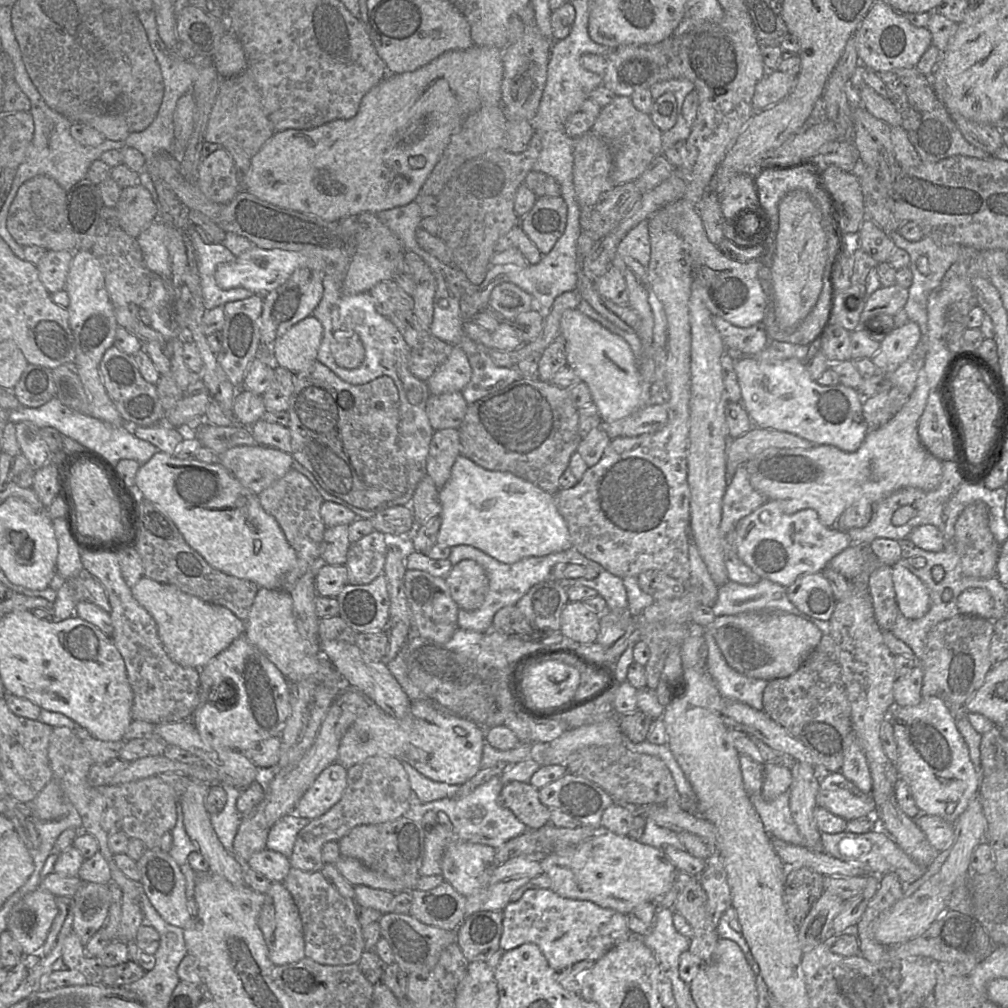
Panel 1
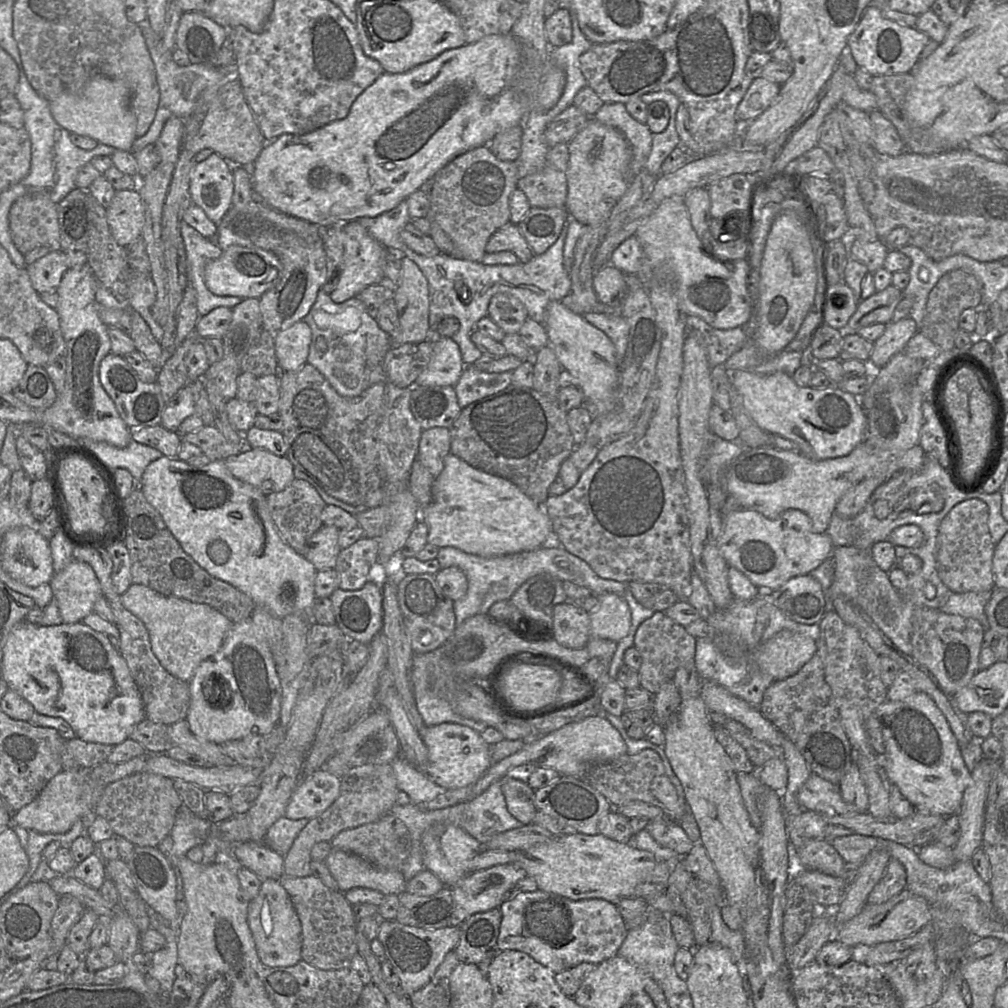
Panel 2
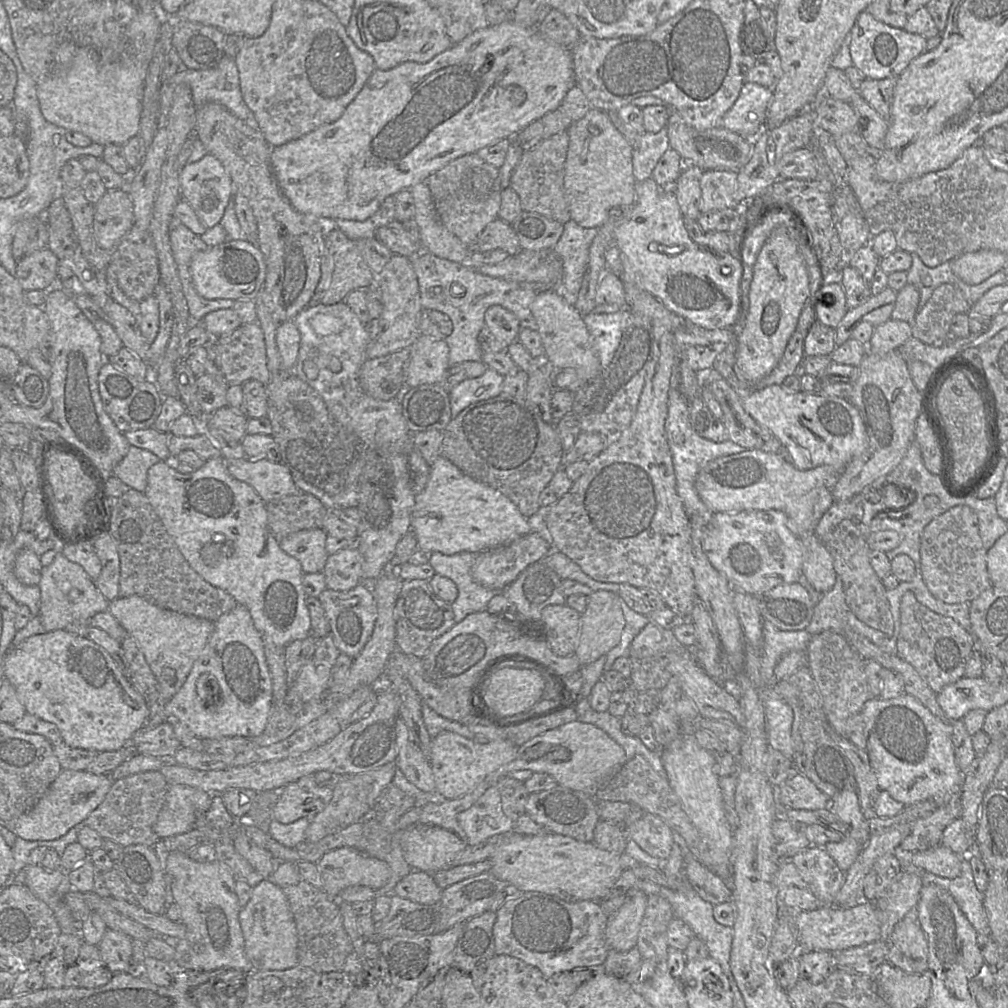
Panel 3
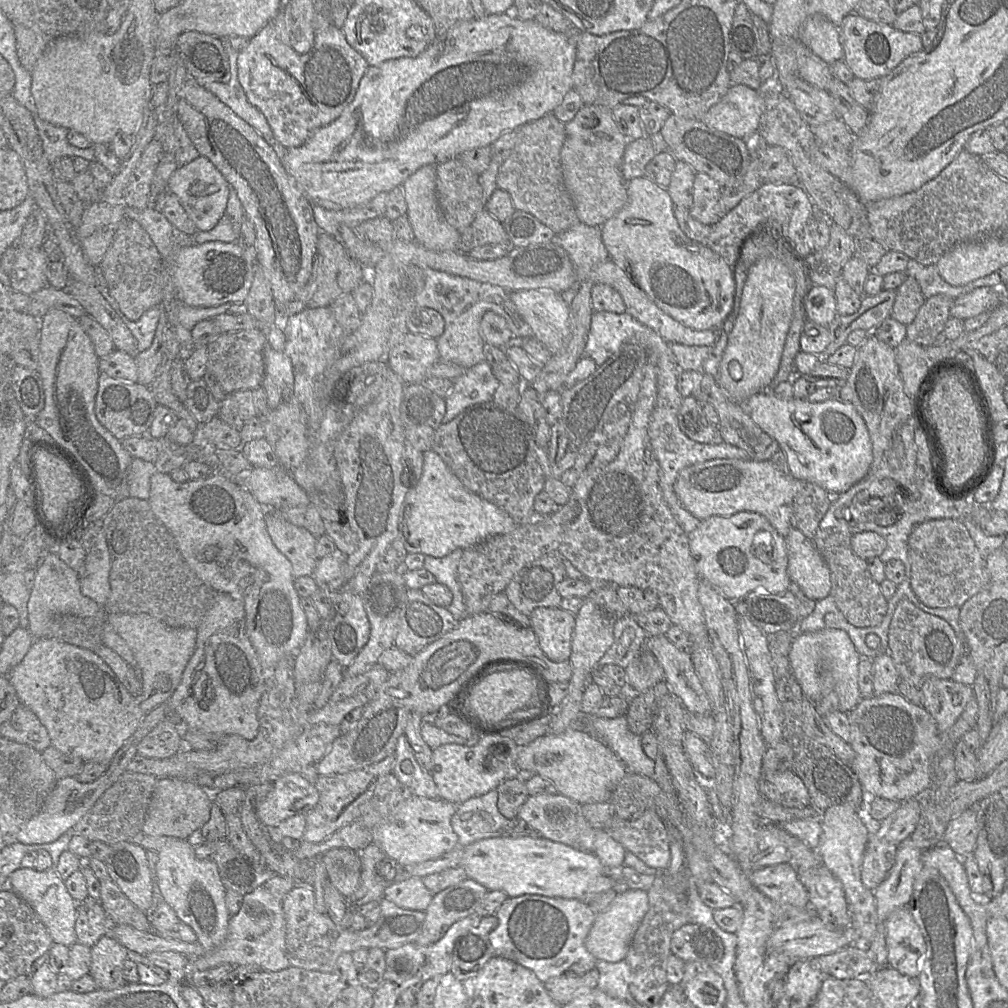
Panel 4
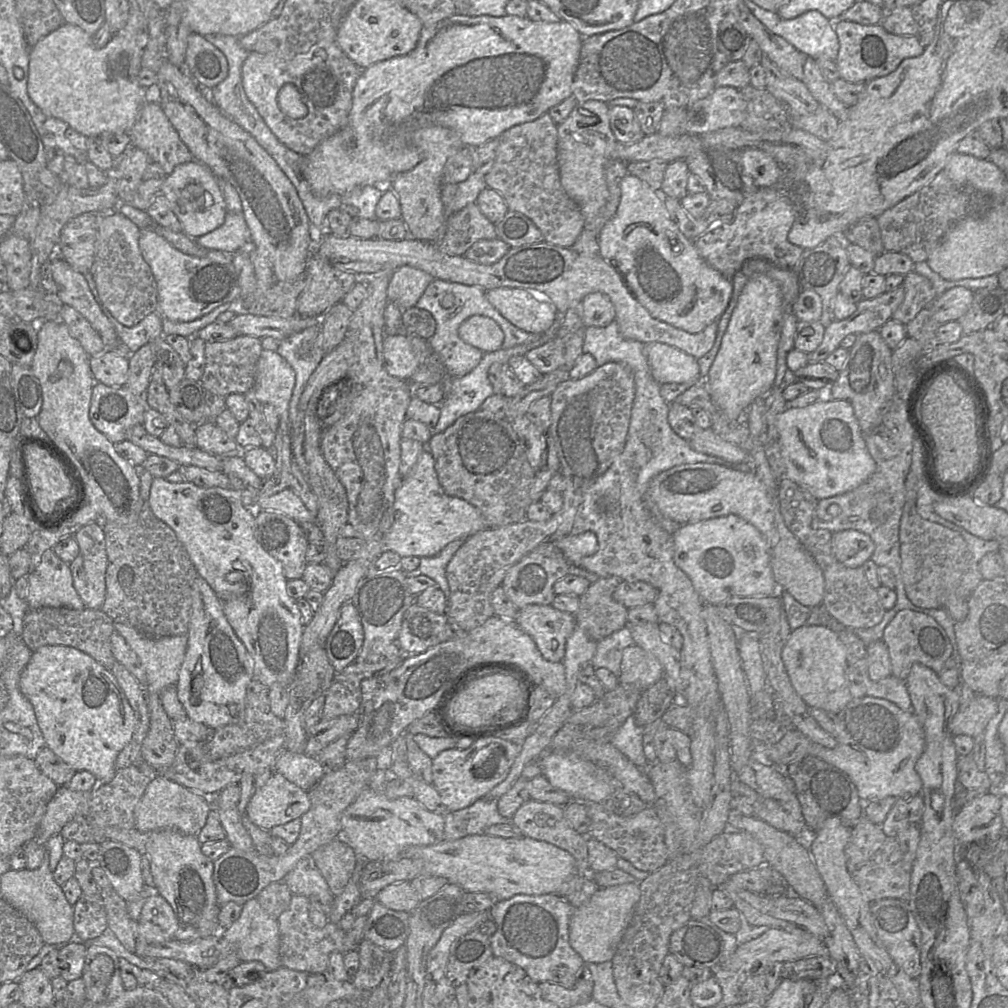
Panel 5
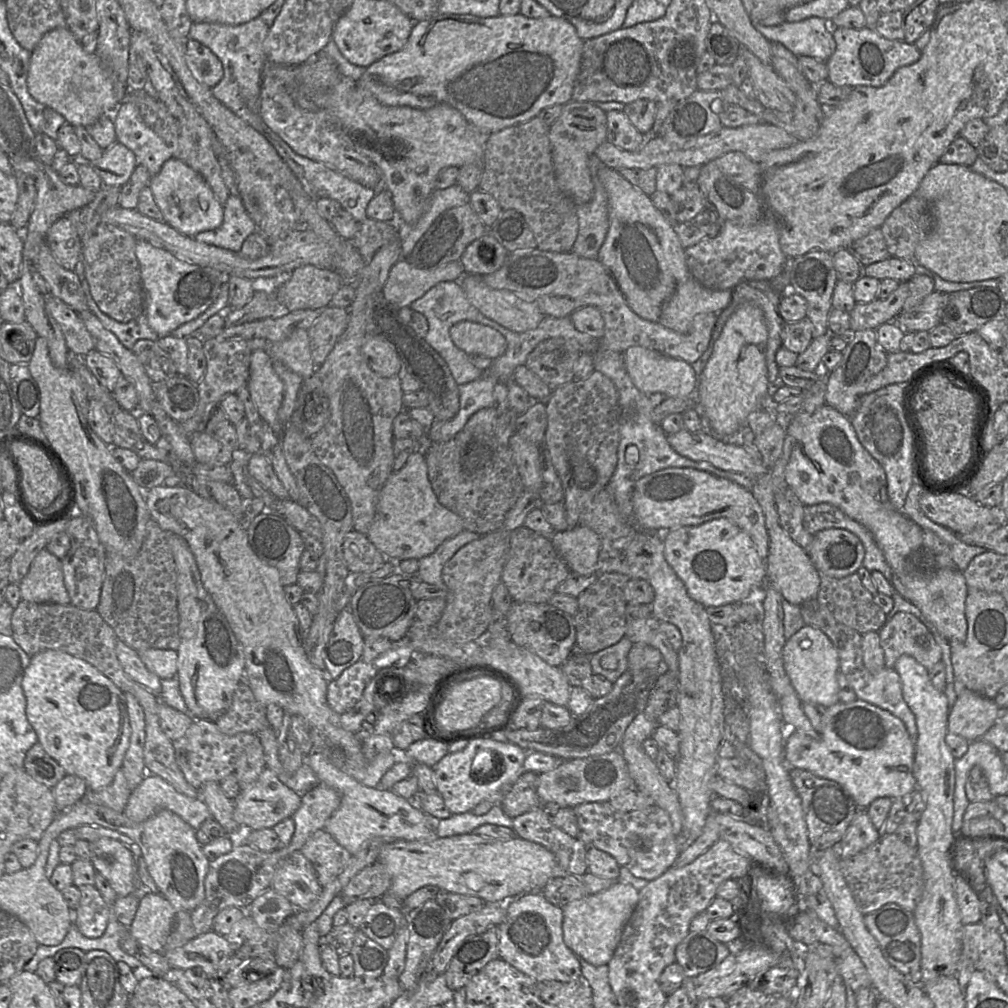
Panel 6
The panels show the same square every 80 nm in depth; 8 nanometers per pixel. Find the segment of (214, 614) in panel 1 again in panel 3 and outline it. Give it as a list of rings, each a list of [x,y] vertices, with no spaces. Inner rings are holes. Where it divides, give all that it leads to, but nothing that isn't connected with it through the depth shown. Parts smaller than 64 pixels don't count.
[[[136,595],[110,601],[107,611],[136,641],[157,680],[160,696],[168,701],[184,684],[194,662],[201,655],[213,632],[214,622],[158,608]]]

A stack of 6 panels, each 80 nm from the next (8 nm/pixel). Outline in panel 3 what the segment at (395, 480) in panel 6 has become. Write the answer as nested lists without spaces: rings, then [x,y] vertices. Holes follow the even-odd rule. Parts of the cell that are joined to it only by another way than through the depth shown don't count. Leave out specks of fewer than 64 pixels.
[[[440,455],[430,466],[425,489],[416,495],[411,530],[417,536],[418,549],[453,555],[495,548],[533,529],[529,520],[501,492],[473,480]]]

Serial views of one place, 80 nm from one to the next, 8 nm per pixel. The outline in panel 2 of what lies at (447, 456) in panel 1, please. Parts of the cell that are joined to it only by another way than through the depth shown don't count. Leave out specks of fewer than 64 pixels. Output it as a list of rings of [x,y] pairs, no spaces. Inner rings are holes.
[[[435,427],[423,430],[418,446],[418,459],[434,478],[444,467],[444,460],[450,454],[450,429]]]

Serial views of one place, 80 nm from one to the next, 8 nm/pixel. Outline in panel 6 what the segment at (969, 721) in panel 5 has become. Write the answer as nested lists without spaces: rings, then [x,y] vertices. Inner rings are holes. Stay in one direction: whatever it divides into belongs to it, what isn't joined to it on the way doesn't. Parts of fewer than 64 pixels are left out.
[[[964,688],[949,711],[948,730],[971,742],[983,736],[1000,711],[993,699]]]

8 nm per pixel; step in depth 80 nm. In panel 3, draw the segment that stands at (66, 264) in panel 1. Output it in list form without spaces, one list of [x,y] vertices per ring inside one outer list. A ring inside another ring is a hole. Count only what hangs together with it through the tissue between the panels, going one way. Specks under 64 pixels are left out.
[[[47,248],[31,255],[24,255],[18,261],[15,277],[25,292],[48,291],[57,286],[58,263],[56,255]]]

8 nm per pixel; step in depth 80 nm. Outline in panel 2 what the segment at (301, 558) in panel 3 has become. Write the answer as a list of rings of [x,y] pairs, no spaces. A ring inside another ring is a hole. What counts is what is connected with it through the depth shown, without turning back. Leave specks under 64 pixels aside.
[[[322,526],[307,542],[307,551],[303,556],[311,562],[317,571],[334,569],[341,551],[338,544],[340,530],[334,526]]]

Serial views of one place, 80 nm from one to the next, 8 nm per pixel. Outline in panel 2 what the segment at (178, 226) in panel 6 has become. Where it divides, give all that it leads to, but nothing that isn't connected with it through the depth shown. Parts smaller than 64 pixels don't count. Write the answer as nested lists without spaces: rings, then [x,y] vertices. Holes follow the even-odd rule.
[[[213,152],[194,165],[190,174],[191,200],[214,223],[218,224],[231,208],[233,191],[232,164],[224,157]]]

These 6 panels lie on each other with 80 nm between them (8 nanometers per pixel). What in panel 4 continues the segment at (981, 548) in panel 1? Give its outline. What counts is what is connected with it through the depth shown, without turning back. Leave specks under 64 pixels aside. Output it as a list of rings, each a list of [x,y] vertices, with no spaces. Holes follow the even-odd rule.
[[[957,519],[929,520],[918,524],[908,538],[908,558],[911,589],[928,607],[961,607],[991,581],[986,559],[980,554],[964,523]]]

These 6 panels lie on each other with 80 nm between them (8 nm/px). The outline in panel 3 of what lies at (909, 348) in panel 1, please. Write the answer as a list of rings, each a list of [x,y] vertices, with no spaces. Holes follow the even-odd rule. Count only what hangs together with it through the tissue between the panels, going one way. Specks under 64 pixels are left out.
[[[889,319],[875,327],[868,350],[873,354],[884,355],[898,349],[912,337],[911,324],[901,320]]]

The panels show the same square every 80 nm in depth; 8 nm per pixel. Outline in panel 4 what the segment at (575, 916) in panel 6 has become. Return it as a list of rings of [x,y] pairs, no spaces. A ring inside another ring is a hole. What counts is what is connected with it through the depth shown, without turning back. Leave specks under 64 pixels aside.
[[[629,889],[618,893],[610,905],[599,912],[591,926],[585,940],[587,950],[597,959],[608,962],[622,960],[628,951],[628,947],[648,910],[648,895],[643,889]]]

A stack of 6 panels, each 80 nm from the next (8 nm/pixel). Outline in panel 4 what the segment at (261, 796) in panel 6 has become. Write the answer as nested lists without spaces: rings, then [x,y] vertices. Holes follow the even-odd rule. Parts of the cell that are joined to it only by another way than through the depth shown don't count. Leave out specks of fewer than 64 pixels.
[[[288,773],[270,783],[256,814],[263,825],[274,826],[293,816],[307,814],[318,800],[319,793],[313,782],[300,773]]]

